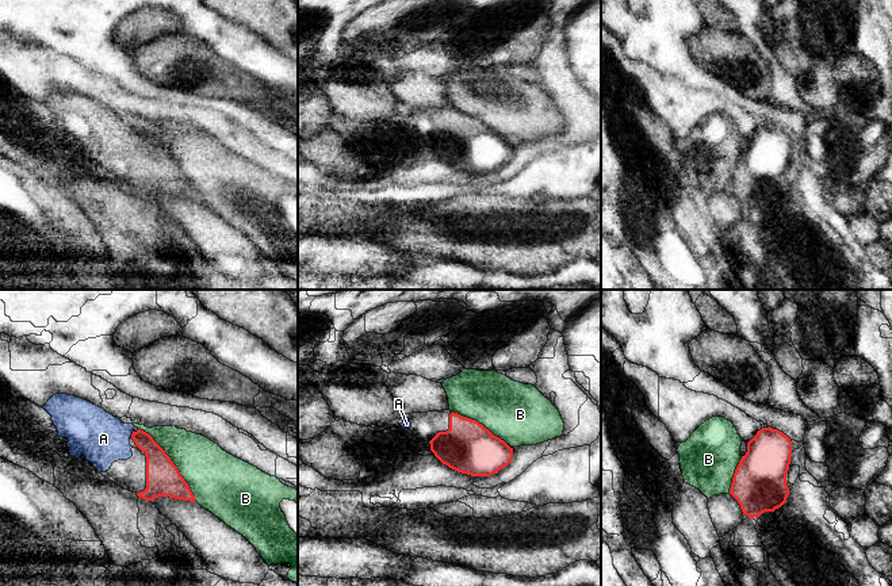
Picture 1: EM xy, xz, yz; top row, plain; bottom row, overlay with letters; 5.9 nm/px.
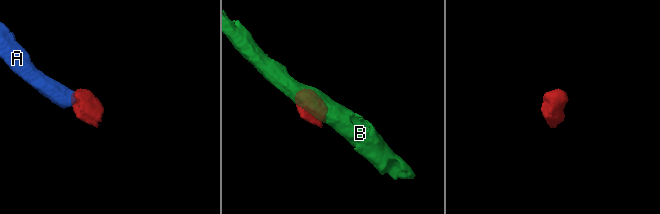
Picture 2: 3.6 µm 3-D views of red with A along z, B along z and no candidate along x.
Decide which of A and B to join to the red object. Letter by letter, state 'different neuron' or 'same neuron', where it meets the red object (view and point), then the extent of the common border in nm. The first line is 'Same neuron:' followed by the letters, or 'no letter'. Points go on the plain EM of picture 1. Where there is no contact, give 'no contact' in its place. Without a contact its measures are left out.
Same neuron: A
A: same neuron; meets red in xy at (133, 130); contact 40 nm long
B: different neuron; meets red in xy at (172, 160); contact 550 nm long

